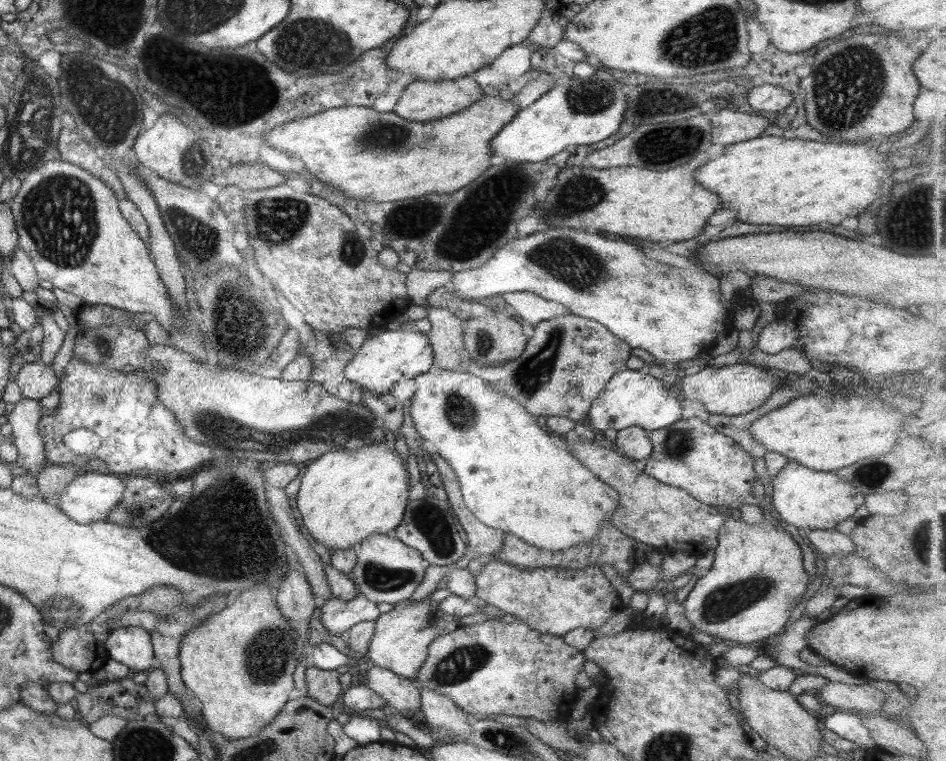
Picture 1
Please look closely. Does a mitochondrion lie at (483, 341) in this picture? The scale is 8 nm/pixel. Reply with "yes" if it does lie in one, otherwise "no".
yes

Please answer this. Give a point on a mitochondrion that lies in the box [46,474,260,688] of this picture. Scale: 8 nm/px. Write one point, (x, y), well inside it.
(134, 512)

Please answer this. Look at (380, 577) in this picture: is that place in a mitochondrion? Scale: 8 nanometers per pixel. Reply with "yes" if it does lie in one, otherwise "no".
yes

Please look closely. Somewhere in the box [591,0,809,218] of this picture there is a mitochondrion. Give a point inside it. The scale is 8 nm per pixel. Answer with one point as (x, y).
(711, 38)

